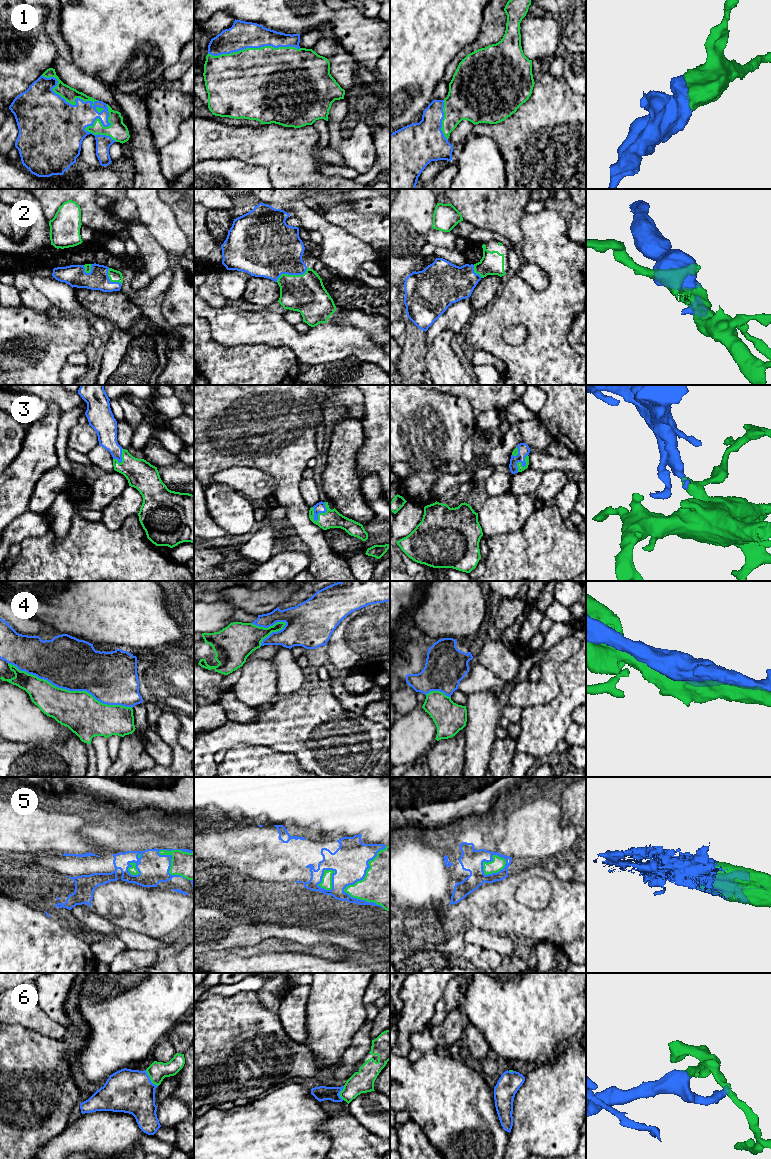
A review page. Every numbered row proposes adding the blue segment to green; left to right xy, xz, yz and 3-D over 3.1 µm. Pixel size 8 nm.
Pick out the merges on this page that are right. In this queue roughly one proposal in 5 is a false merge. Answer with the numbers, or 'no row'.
1, 2, 3, 5, 6

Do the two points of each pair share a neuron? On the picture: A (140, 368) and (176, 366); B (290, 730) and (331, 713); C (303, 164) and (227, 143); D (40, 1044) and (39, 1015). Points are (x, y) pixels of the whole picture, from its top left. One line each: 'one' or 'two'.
A: two
B: one
C: one
D: two

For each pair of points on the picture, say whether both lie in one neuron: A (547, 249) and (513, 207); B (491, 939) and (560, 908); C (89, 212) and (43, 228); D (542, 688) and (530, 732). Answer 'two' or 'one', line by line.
A: two
B: two
C: two
D: two

